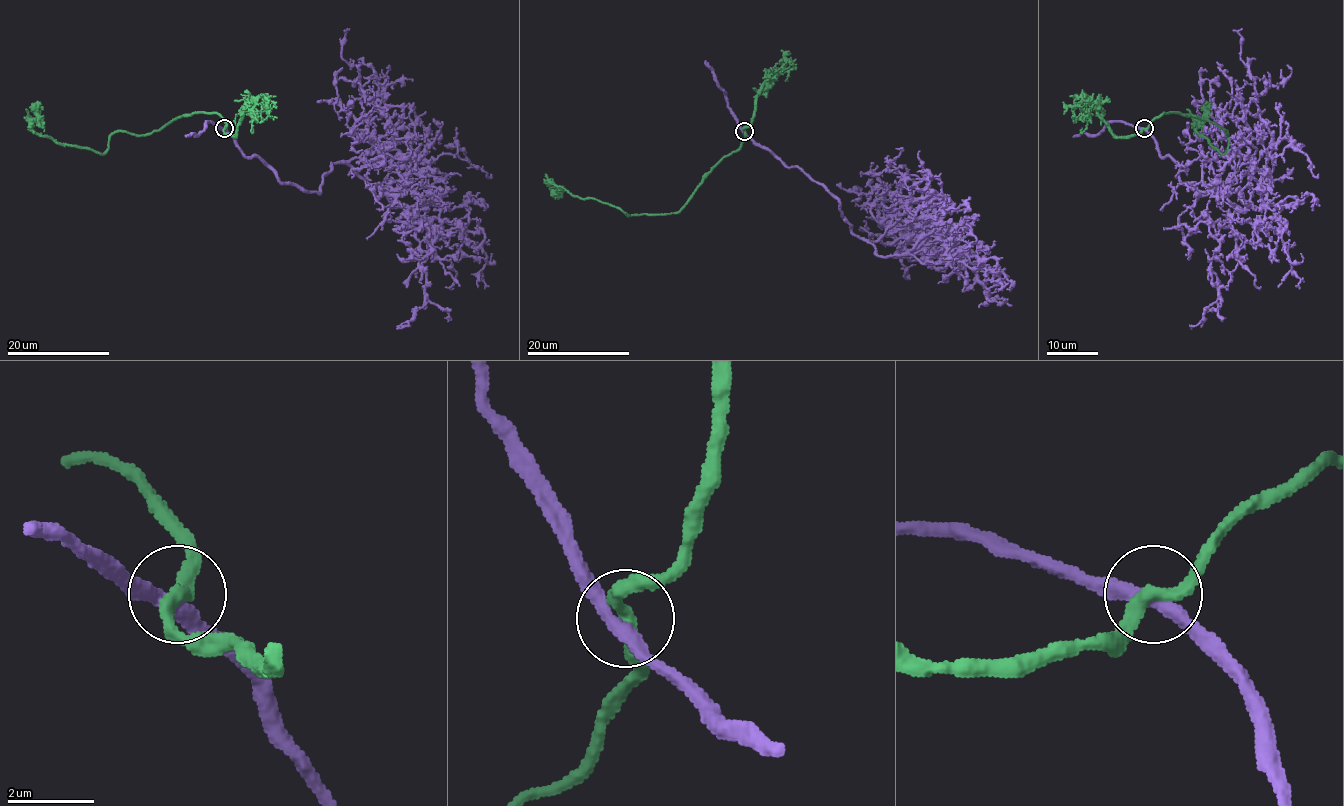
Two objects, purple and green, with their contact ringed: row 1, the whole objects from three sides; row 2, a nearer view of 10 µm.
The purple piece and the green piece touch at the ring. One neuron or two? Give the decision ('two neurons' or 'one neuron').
two neurons

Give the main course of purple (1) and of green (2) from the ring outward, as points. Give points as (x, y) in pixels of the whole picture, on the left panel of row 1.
1: (224, 129), (283, 183), (318, 193), (348, 163), (413, 210), (396, 220), (429, 231), (426, 304), (396, 328)
2: (224, 128), (216, 113), (181, 115), (145, 135), (116, 131), (102, 154), (38, 135), (32, 128), (39, 103)

